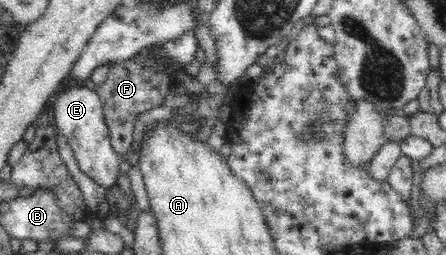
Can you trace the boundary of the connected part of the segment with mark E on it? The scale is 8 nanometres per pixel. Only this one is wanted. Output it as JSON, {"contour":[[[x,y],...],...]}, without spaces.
{"contour":[[[86,85],[69,86],[53,98],[52,109],[54,124],[67,137],[68,144],[73,149],[73,154],[81,167],[81,172],[106,189],[112,187],[116,182],[121,158],[120,155],[115,154],[111,146],[98,94]]]}

